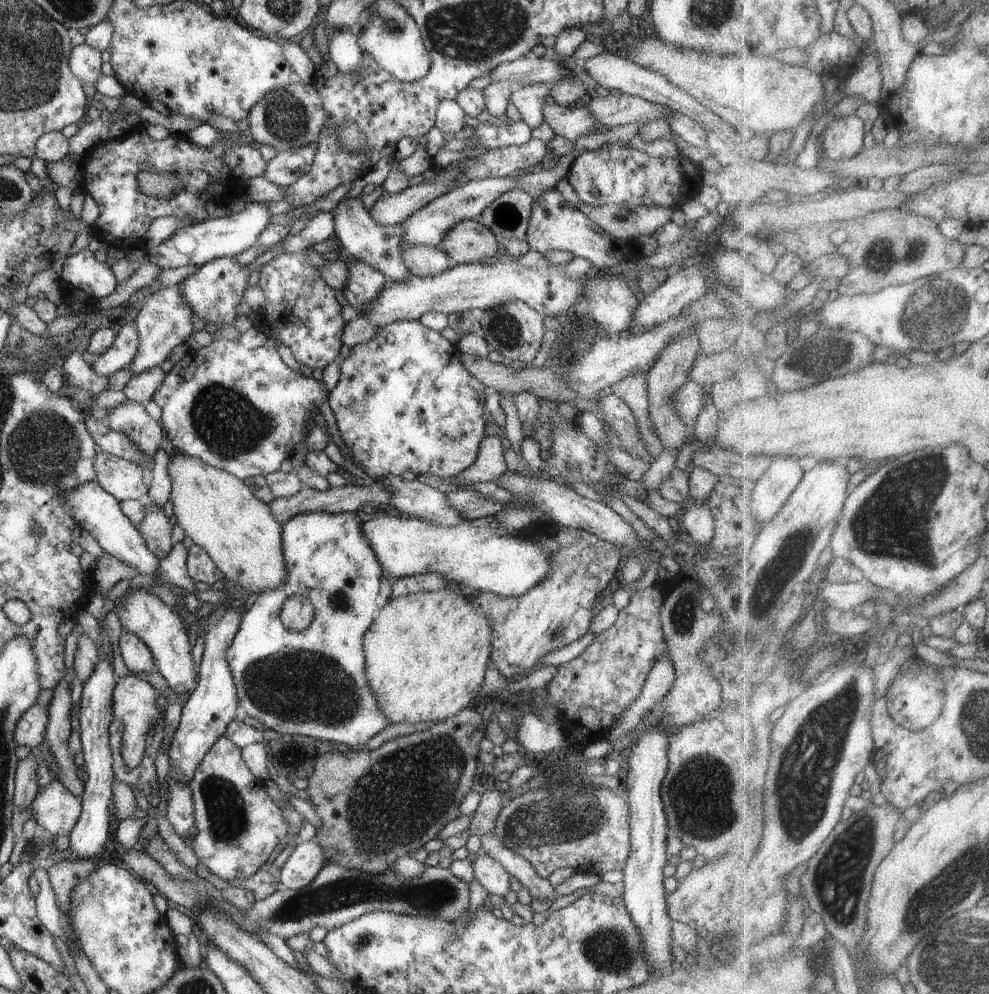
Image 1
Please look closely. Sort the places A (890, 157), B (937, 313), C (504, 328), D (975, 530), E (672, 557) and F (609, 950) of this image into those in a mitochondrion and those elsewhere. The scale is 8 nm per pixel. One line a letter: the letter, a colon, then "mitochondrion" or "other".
A: other
B: mitochondrion
C: mitochondrion
D: other
E: other
F: mitochondrion

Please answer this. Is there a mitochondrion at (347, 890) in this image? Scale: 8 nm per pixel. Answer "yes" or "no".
yes

